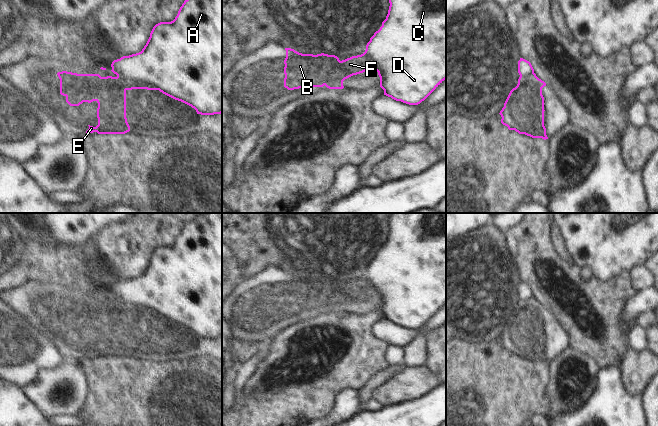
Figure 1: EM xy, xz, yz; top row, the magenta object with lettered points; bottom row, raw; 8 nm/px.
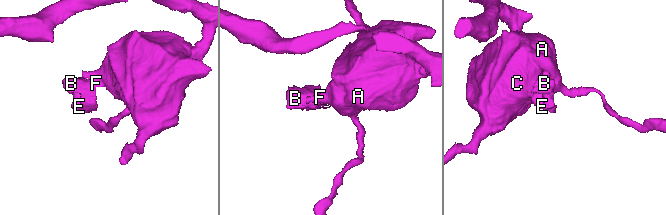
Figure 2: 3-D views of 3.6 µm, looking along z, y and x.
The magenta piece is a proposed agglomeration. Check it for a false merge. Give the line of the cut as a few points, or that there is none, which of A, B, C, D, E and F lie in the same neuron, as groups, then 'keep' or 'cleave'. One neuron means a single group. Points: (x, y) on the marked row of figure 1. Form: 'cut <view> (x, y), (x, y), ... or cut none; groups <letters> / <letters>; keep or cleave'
cut xz (340, 61), (339, 79), (337, 81), (326, 81), (323, 84); groups A C D F / B E; cleave

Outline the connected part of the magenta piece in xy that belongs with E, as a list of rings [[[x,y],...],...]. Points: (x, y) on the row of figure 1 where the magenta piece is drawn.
[[[67,71],[57,73],[60,94],[70,106],[83,102],[98,103],[96,127],[89,126],[86,134],[125,134],[130,131],[126,118],[126,90],[117,88],[113,80],[99,74],[77,74]]]

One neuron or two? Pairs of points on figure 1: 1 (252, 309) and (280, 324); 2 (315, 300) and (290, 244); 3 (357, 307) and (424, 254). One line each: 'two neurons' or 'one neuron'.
1: one neuron
2: two neurons
3: two neurons

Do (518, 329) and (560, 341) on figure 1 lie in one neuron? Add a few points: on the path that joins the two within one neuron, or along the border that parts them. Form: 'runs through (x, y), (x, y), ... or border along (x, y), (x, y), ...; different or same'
runs through (528, 335), (550, 340); same

